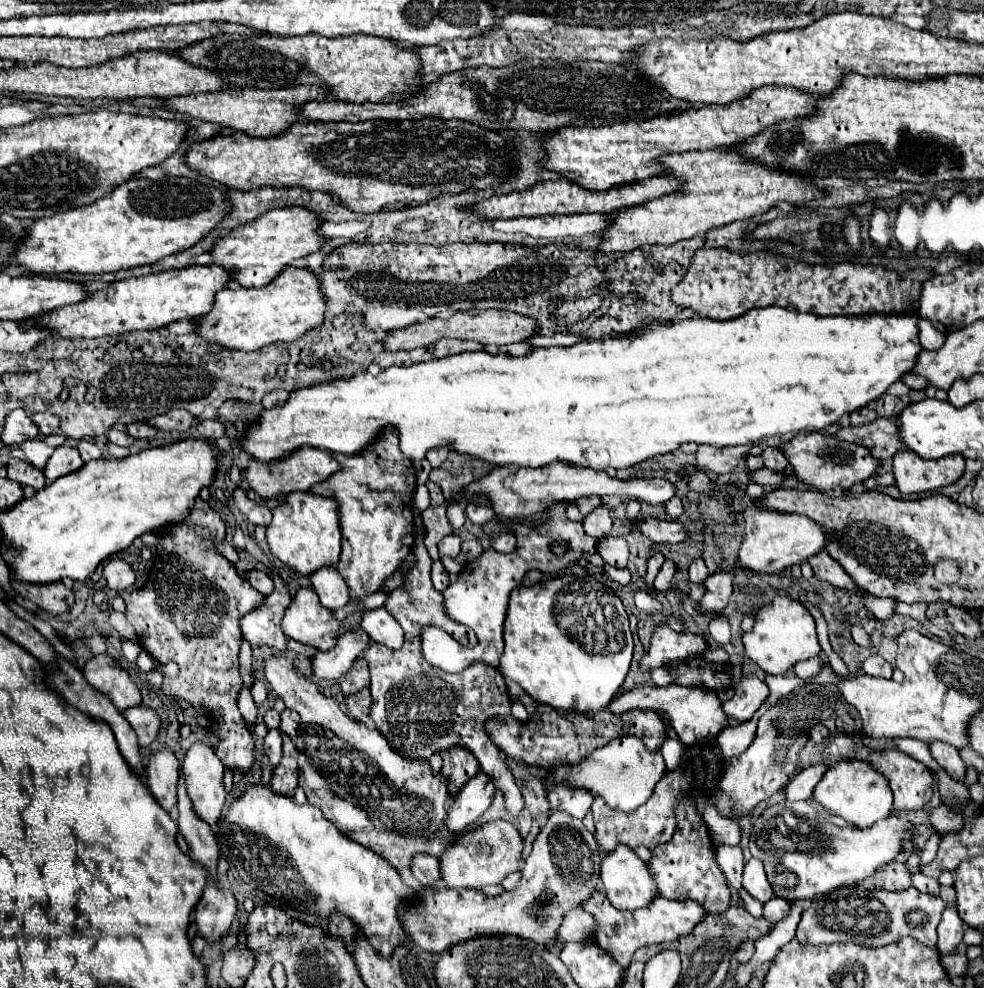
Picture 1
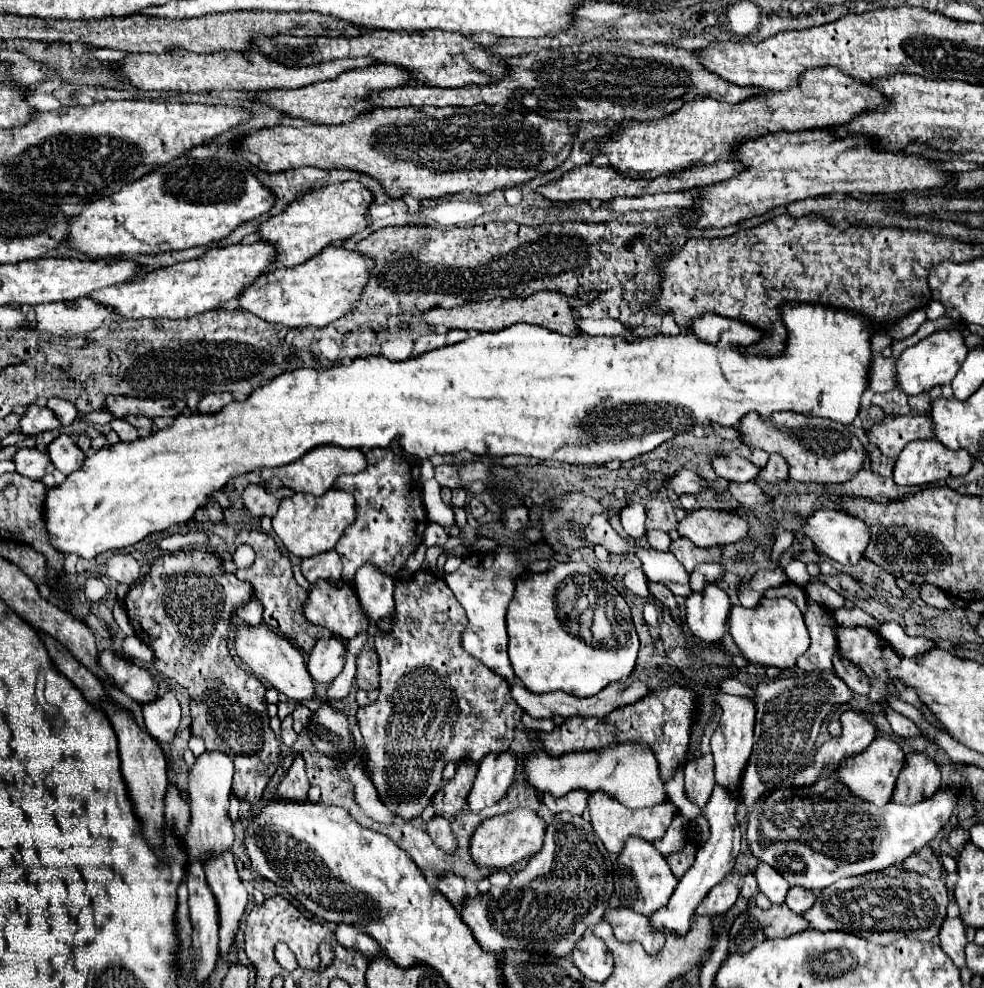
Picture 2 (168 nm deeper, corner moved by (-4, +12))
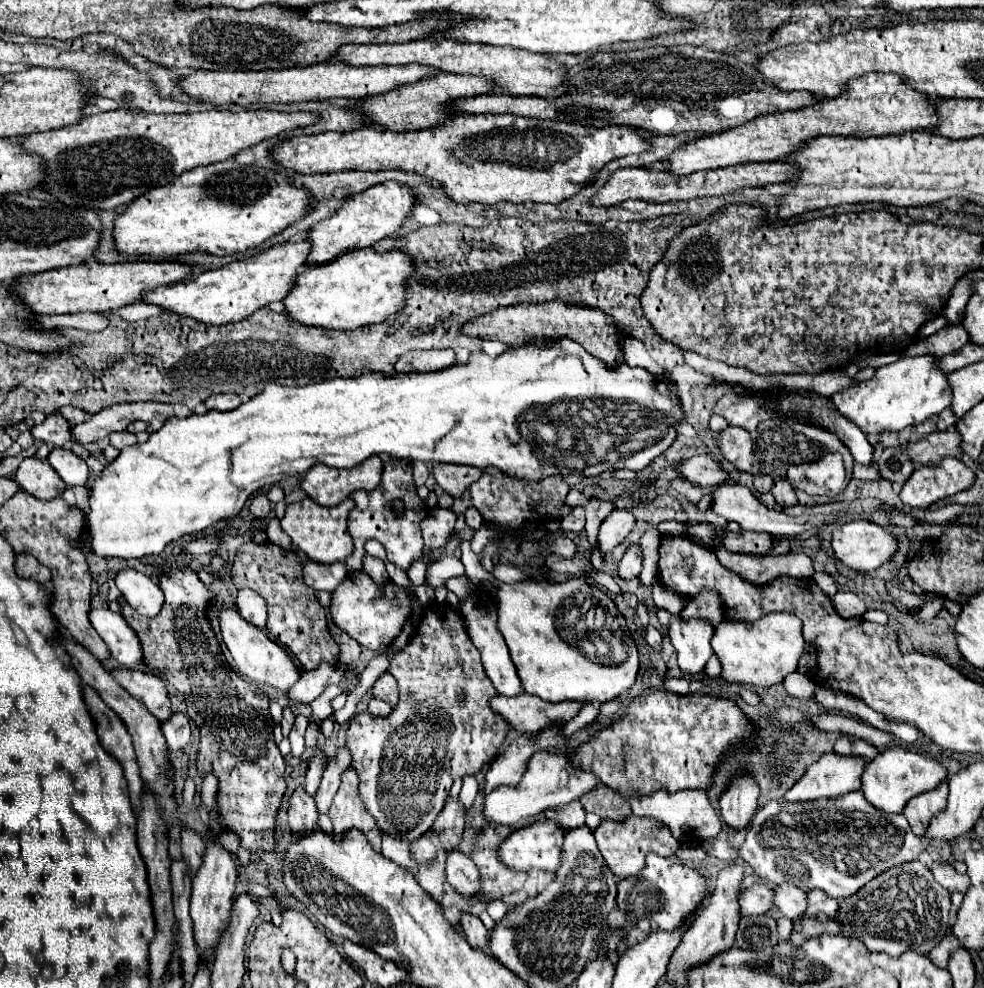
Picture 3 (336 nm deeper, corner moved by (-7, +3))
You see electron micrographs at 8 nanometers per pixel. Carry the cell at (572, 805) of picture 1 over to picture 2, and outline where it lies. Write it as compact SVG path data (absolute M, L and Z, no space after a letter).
M571 791L559 799L551 797L551 795L543 795L543 803L551 813L567 811L573 815L581 815L587 807L587 799L589 799L589 793L585 793L585 791Z

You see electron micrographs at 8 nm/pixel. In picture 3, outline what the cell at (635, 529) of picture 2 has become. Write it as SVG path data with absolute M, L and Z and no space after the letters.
M630 544L618 564L618 574L620 578L628 580L628 578L638 576L640 570L642 570L642 548L638 544Z

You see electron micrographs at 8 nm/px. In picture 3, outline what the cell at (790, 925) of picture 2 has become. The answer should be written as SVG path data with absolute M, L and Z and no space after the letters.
M800 918L798 922L794 922L792 934L790 934L790 944L798 946L804 940L812 938L812 936L820 936L820 934L840 934L840 928L830 920L830 922L818 922L816 918Z

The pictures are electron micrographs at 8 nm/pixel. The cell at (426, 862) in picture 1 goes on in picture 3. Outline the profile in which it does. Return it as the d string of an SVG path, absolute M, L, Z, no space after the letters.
M460 914L460 926L464 930L466 940L472 946L478 946L484 952L488 952L488 930L484 928L484 924L482 924L482 920L478 916L474 916L474 914Z

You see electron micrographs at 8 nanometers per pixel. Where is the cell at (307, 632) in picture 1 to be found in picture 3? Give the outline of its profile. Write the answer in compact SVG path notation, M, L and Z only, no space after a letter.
M352 572L332 592L330 614L332 622L350 638L354 638L362 648L380 650L394 642L394 638L404 628L404 622L410 614L410 598L404 588L398 588L394 584L386 588L386 596L378 596L378 588L374 588L374 582L370 580L370 576L366 576L366 572Z

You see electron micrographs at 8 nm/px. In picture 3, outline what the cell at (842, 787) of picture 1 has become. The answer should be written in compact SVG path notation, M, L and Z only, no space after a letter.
M896 746L896 748L886 748L866 764L862 774L862 792L866 800L878 810L902 812L902 808L910 798L936 788L944 778L946 778L946 768L938 760Z

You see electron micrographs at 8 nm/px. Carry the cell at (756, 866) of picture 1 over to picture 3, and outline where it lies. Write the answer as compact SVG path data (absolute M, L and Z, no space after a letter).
M778 884L774 888L774 906L782 912L782 916L798 920L806 910L806 892L794 888L794 884Z

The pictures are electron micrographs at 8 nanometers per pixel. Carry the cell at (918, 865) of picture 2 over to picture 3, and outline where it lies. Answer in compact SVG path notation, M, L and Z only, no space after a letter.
M934 862L930 870L932 870L934 878L938 880L938 884L944 886L948 892L964 892L968 888L968 876L966 874L958 874L946 862Z

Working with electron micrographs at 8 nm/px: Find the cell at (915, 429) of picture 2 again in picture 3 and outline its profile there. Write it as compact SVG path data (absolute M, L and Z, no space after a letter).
M948 428L946 432L936 430L932 434L924 436L922 440L918 440L914 444L908 444L904 454L916 464L916 468L934 466L944 456L960 458L962 454L958 452L958 442L960 442L960 436L954 428Z

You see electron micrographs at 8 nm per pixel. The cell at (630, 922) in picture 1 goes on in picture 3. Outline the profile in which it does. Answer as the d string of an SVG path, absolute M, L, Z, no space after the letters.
M754 882L752 886L748 886L740 892L738 904L740 904L742 916L766 914L774 906L772 904L772 888L764 882Z

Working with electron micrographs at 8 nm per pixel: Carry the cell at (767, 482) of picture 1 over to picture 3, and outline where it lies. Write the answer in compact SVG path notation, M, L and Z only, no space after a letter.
M708 454L702 456L692 456L686 462L682 462L678 466L678 470L682 472L682 476L688 482L694 482L702 488L710 488L710 486L718 486L722 482L726 482L730 476L726 470L720 468L720 464L716 460L712 460Z

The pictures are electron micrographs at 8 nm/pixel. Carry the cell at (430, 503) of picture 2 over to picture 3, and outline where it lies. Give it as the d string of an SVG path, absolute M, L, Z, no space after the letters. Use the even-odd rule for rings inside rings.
M460 540L462 550L462 564L466 566L466 576L472 580L474 586L484 588L488 586L490 594L498 600L498 628L510 648L512 662L518 670L522 680L522 688L528 694L534 694L546 702L562 702L562 700L578 700L578 702L608 702L622 692L630 690L636 682L638 674L638 652L636 644L632 642L630 632L626 630L626 620L616 612L610 596L596 586L590 586L582 578L570 578L566 582L546 582L546 580L526 580L516 584L500 584L488 574L482 566L478 556L472 552L468 540ZM574 596L574 616L582 616L582 612L590 612L590 616L606 616L616 618L616 636L614 636L614 656L586 656L582 652L586 644L582 644L582 620L578 620L578 636L574 636L574 648L570 648L570 640L558 632L558 604L564 604Z

